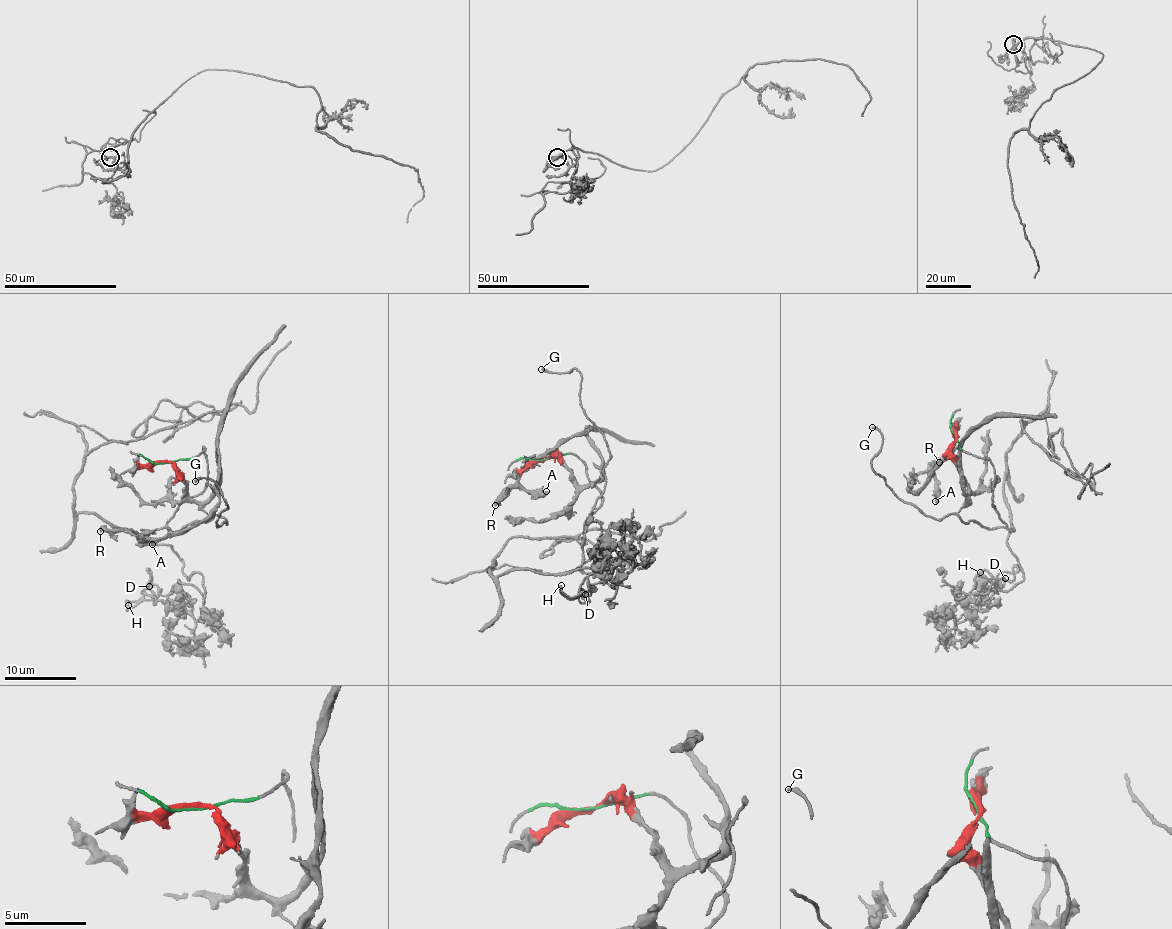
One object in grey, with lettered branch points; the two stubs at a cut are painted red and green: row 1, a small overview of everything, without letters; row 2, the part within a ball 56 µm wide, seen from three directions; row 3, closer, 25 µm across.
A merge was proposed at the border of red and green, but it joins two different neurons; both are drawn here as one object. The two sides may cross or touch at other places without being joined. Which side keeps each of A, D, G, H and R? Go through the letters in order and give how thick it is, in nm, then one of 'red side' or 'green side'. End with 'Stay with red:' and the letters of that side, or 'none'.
A: calibre 280 nm; red side
D: calibre 200 nm; green side
G: calibre 240 nm; green side
H: calibre 190 nm; green side
R: calibre 280 nm; red side
Stay with red: A, R

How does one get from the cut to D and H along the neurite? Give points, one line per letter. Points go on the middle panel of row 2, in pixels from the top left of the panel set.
D: (541, 459), (573, 454), (604, 499), (565, 573), (616, 587), (625, 540), (585, 594)
H: (541, 459), (573, 454), (604, 499), (565, 573), (616, 587), (625, 540), (598, 582), (560, 586)

